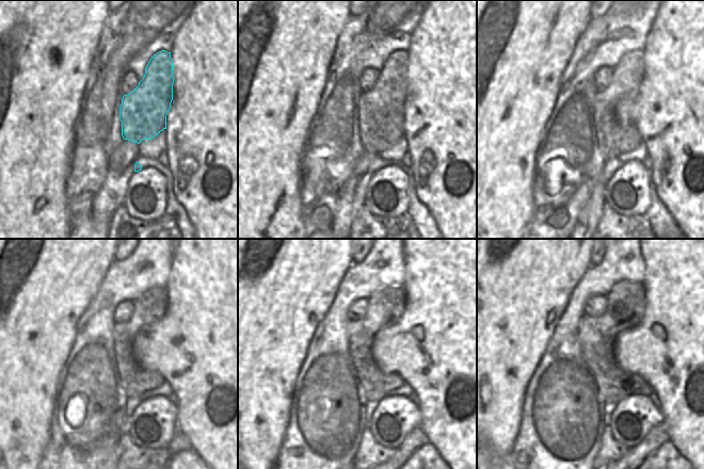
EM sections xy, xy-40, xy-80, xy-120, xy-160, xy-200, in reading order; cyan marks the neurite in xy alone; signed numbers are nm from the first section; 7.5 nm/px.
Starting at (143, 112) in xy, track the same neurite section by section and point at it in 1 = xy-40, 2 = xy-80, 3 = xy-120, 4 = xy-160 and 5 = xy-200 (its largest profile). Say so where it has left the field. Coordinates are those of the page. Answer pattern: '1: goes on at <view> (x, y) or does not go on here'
1: goes on at xy-40 (382, 110)
2: goes on at xy-80 (614, 139)
3: goes on at xy-120 (152, 306)
4: goes on at xy-160 (387, 306)
5: goes on at xy-200 (626, 301)

